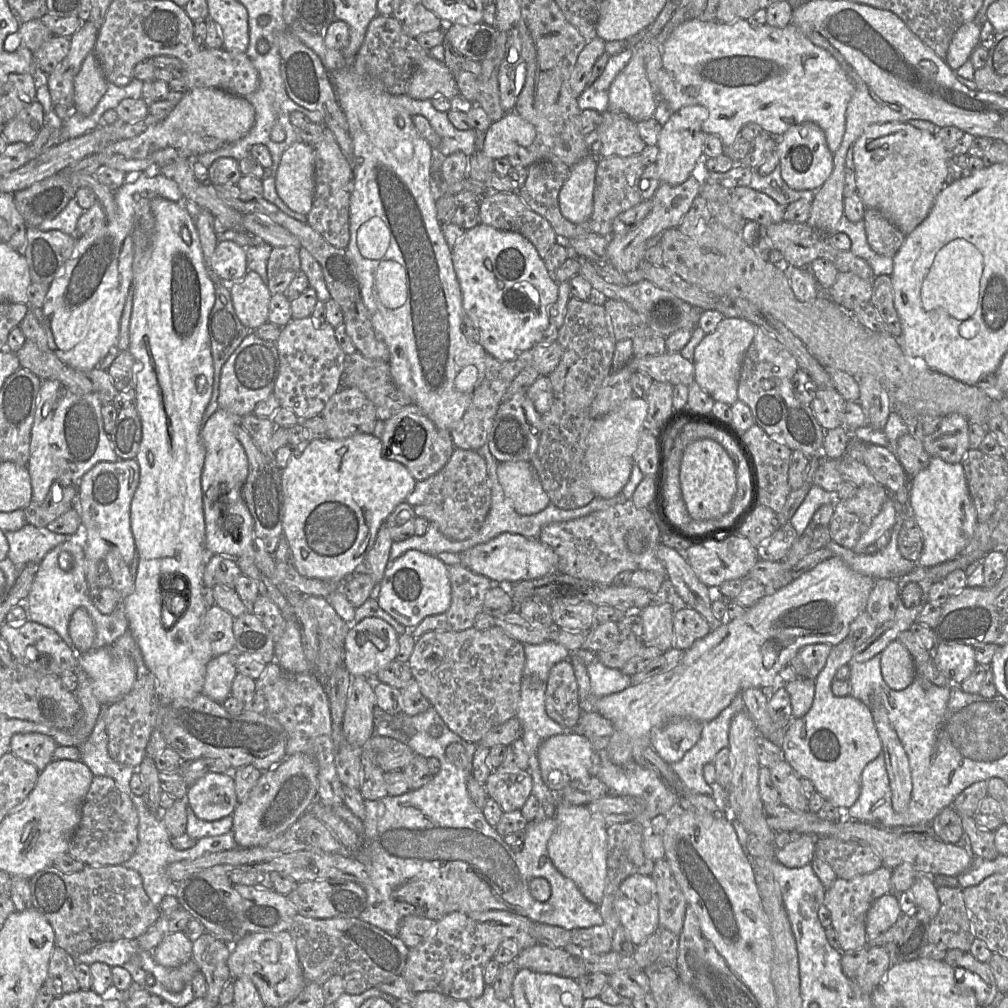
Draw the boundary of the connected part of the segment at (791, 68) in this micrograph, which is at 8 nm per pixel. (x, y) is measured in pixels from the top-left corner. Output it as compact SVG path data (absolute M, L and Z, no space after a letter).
M701 17L689 19L678 25L663 43L662 68L659 73L658 98L663 99L671 112L678 111L682 107L701 105L707 108L708 116L702 124L702 131L707 134L717 135L724 147L732 145L740 135L741 129L748 123L759 125L764 132L773 137L781 137L794 126L804 122L817 124L826 137L827 145L834 154L840 147L846 130L846 111L854 93L854 85L843 70L837 59L826 49L813 44L795 25L790 23L786 27L778 28L768 24L753 26L746 19L739 19L733 23L719 21L707 21Z

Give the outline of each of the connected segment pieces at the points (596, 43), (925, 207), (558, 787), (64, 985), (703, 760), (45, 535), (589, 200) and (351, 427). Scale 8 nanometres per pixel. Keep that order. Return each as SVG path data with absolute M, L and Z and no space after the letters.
M596 37L589 41L580 52L570 77L570 87L579 97L588 86L589 76L596 60L605 52L605 41Z
M908 122L868 126L853 145L854 172L866 209L881 212L906 236L928 216L938 194L946 185L951 153L932 133Z
M572 731L545 739L538 748L542 780L551 791L561 791L571 782L590 778L595 750L582 733Z
M54 947L44 985L55 998L80 990L75 977L75 965L70 954L60 947Z
M738 694L716 718L704 723L700 739L685 753L684 757L680 761L670 764L689 790L712 796L713 789L706 783L703 776L704 765L714 764L716 754L722 748L729 746L731 720L744 710L746 707L742 694Z
M26 524L20 530L4 532L8 541L8 558L20 570L28 563L40 564L44 556L67 540L78 541L73 535L51 532L46 527L37 528Z
M589 154L570 168L559 194L562 215L572 223L588 221L593 213L593 197L598 156Z
M340 388L320 413L330 439L377 434L380 421L374 404L358 388Z

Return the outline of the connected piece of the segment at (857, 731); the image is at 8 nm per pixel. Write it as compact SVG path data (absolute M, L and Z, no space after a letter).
M848 638L832 646L824 668L815 679L811 709L805 716L791 719L781 746L785 760L800 778L809 779L816 791L838 808L850 808L857 801L863 769L882 752L869 706L850 695L837 697L831 690L837 670L850 663L854 650Z

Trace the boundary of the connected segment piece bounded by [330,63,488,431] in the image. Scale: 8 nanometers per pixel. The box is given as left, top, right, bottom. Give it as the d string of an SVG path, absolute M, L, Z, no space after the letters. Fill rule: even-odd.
M348 63L345 68L330 73L330 79L338 104L345 114L353 142L353 155L351 159L353 189L350 197L350 240L346 251L356 269L361 298L371 315L372 326L377 336L388 347L390 353L388 364L392 378L398 389L412 400L412 404L419 406L439 429L451 431L462 419L472 402L474 390L484 378L488 353L480 343L471 340L463 329L464 310L462 307L462 293L453 266L452 248L448 245L444 237L442 225L436 215L435 181L433 175L433 159L436 152L427 140L420 135L412 121L412 116L405 108L398 104L396 97L385 91L369 76L357 73L353 66ZM373 217L380 218L390 231L390 244L382 260L371 260L363 257L357 245L357 233L360 226Z

